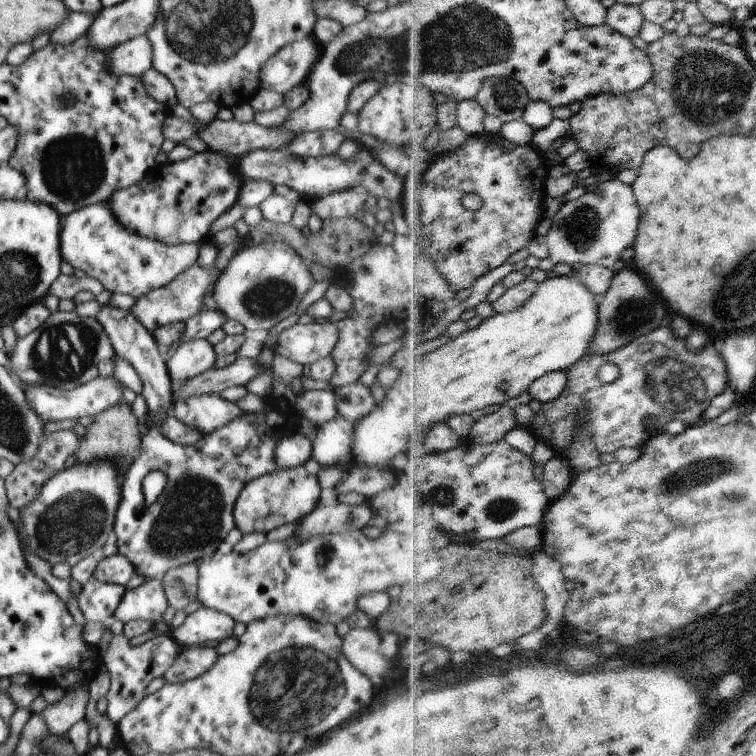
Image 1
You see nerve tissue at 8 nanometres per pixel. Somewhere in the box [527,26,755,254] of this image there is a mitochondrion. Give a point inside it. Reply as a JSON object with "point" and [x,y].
{"point":[710,95]}

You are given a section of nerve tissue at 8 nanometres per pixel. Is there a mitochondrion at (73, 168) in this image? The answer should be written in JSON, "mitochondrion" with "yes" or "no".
{"mitochondrion":"yes"}

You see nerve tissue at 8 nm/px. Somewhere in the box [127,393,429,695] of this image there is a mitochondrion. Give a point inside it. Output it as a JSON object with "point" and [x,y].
{"point":[191,518]}

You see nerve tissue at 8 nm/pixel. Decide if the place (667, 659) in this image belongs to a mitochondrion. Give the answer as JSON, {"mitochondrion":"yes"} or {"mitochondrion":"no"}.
{"mitochondrion":"no"}

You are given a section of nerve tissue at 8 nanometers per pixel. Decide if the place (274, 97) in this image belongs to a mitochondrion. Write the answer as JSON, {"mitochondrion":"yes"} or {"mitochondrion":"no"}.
{"mitochondrion":"no"}

